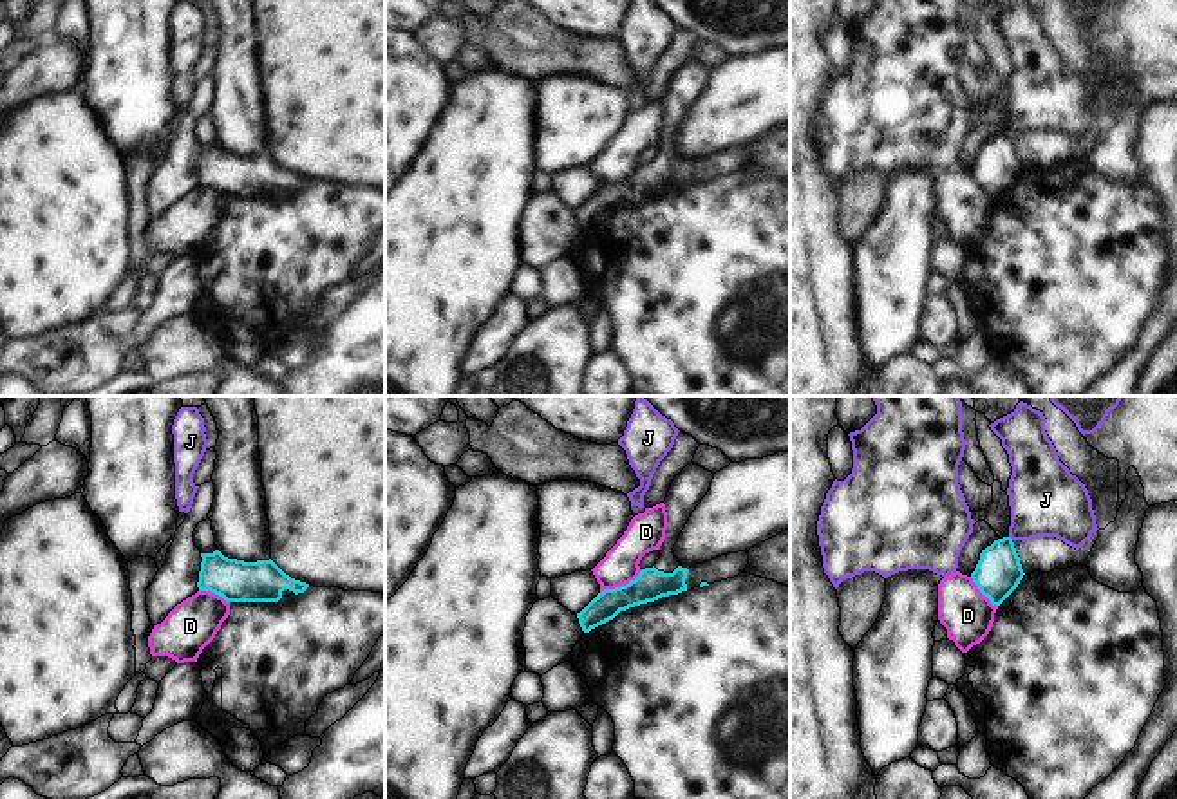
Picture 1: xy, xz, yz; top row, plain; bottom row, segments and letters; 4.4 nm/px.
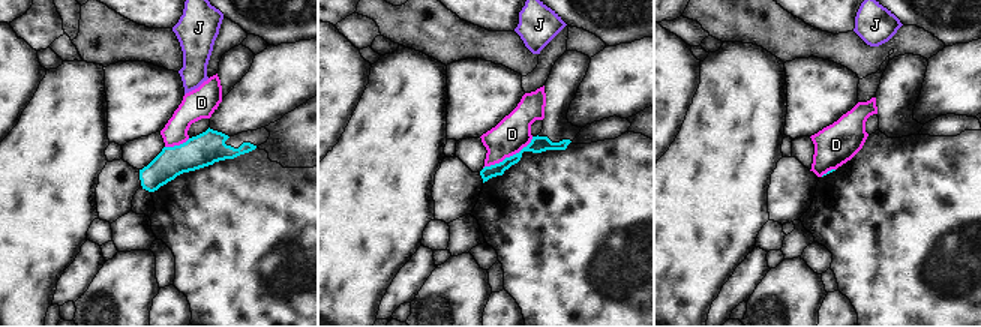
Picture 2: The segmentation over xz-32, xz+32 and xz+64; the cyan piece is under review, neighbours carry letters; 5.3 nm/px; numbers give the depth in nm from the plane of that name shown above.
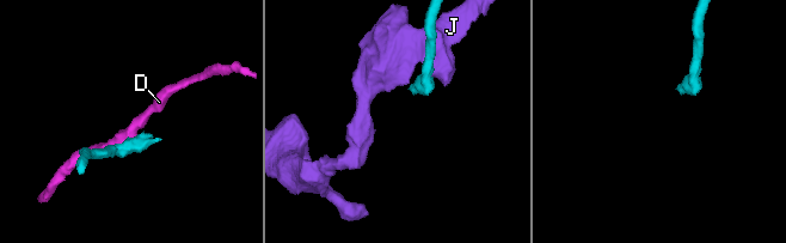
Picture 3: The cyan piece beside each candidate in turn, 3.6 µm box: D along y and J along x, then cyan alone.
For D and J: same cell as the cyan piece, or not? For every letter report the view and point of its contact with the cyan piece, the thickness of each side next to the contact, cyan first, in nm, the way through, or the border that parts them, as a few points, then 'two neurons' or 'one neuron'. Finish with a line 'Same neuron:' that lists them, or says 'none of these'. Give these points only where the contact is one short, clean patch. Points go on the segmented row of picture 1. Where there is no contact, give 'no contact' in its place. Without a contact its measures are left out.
D: contact xz (621, 586); calibres 140 and 160 nm; border xz (642, 570), (628, 582), (606, 588), (597, 597); two neurons
J: no contact; two neurons
Same neuron: none of these

